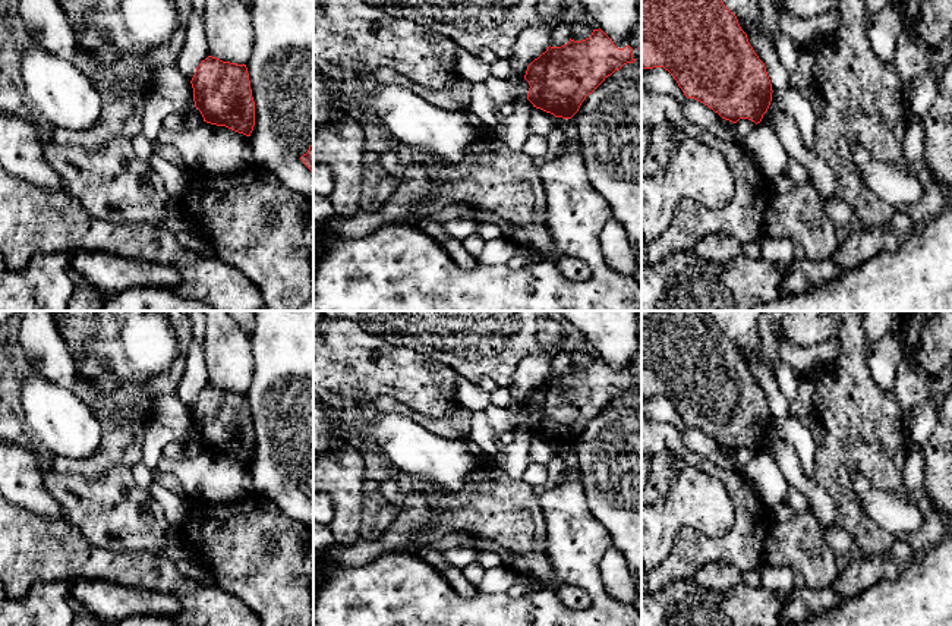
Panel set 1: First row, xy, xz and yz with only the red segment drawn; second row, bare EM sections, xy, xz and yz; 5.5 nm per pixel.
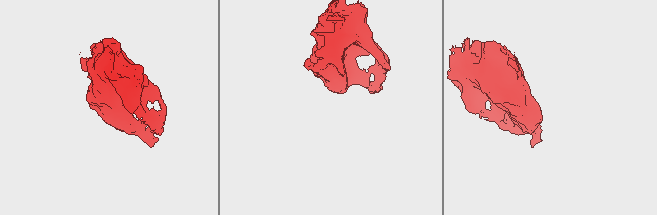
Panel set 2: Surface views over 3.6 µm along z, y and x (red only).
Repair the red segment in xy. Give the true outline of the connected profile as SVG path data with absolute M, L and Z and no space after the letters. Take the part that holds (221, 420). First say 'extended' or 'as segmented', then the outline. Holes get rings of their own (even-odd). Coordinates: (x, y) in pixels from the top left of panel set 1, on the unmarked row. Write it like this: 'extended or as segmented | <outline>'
as segmented | M208 384L196 396L190 412L204 450L250 465L255 430L246 393Z

